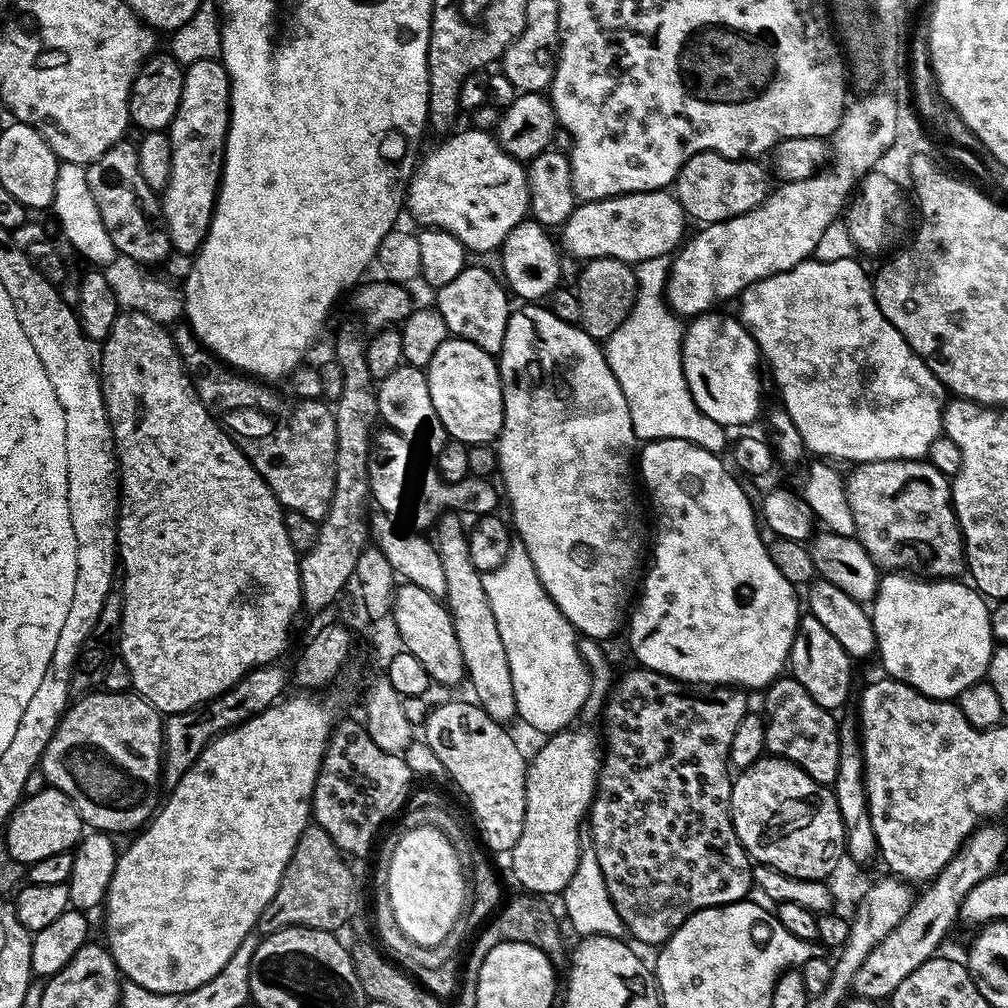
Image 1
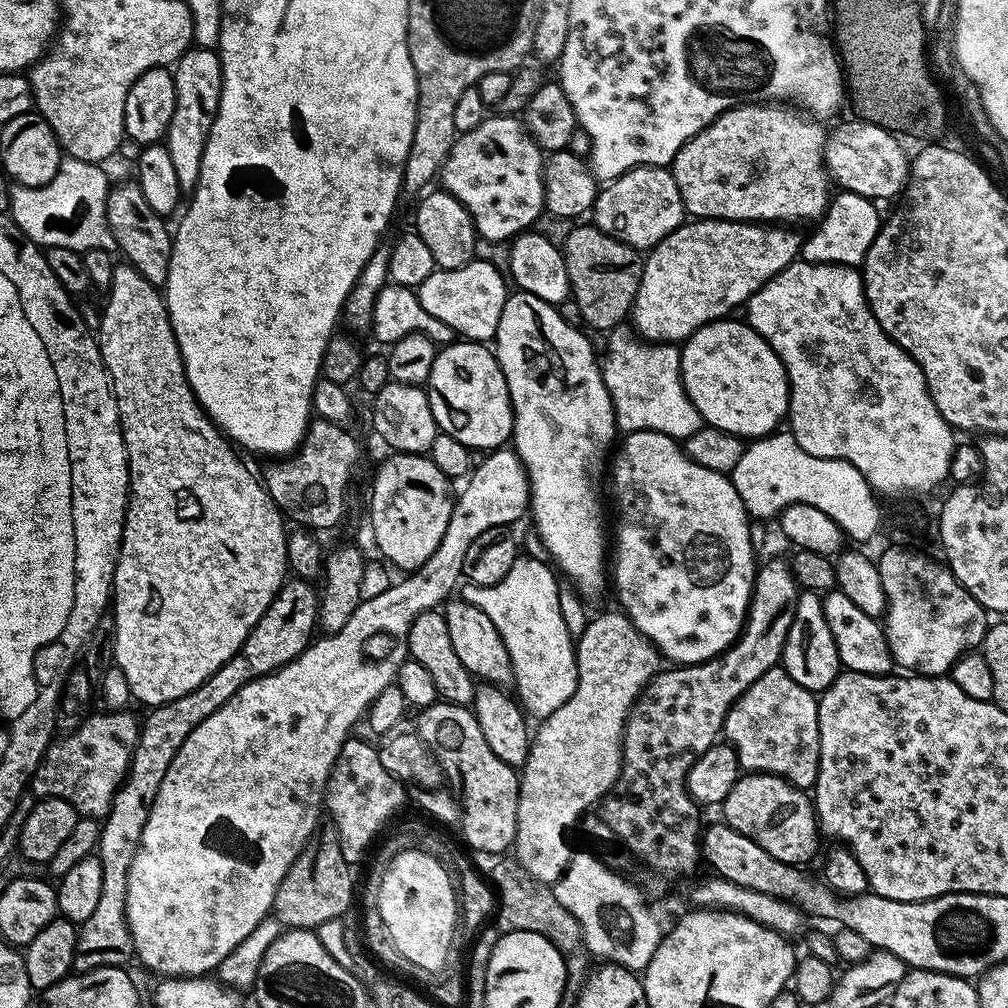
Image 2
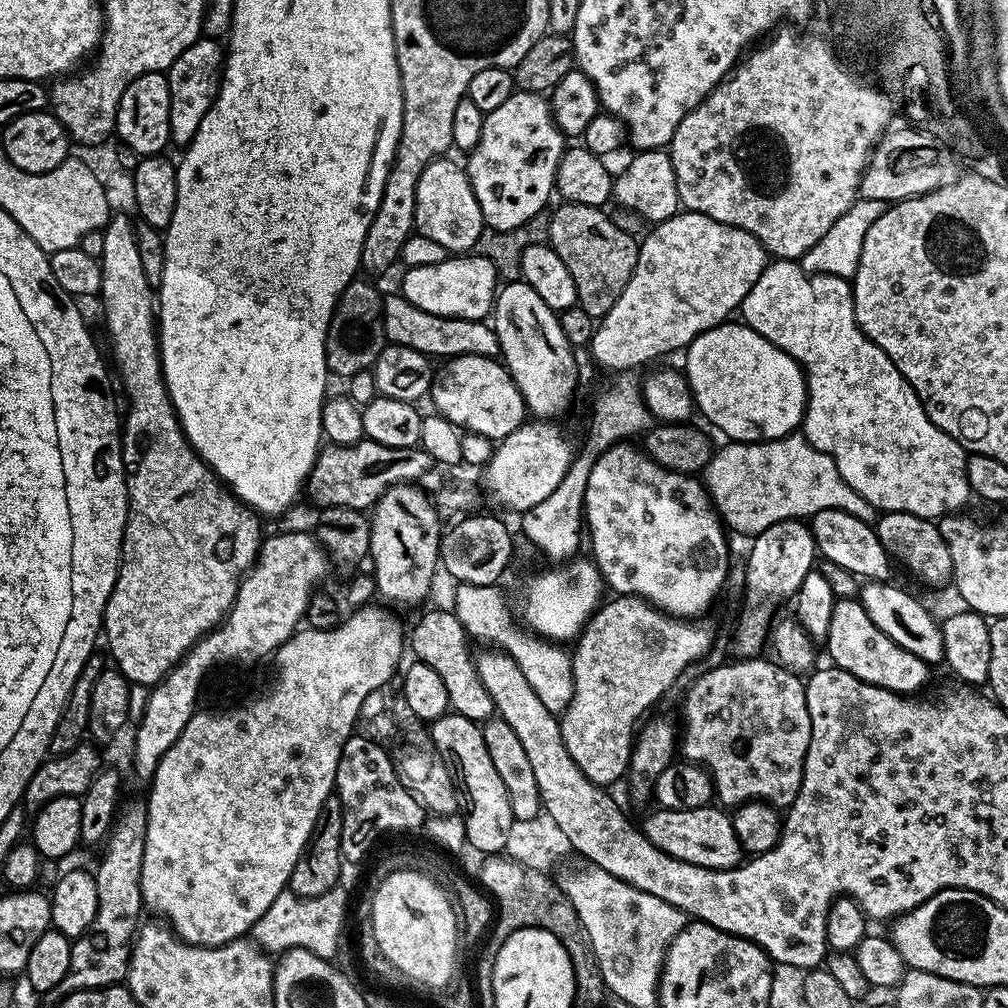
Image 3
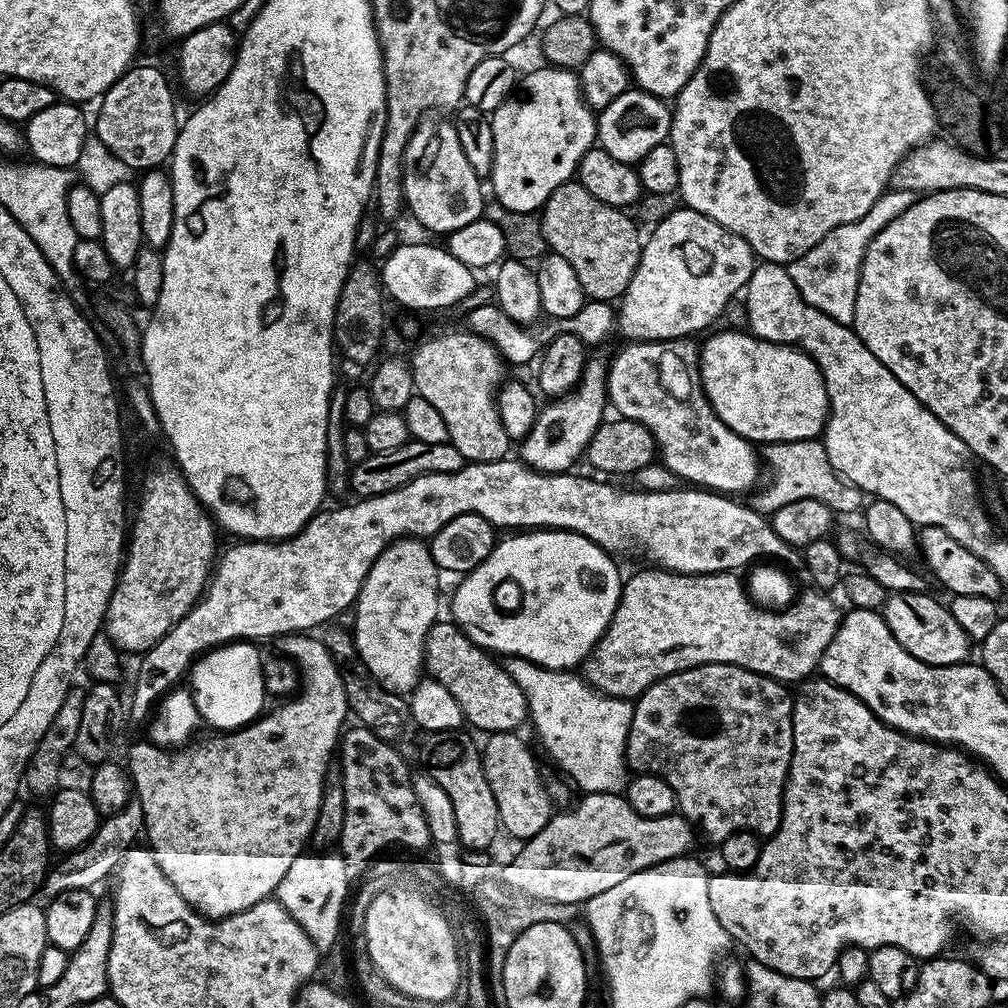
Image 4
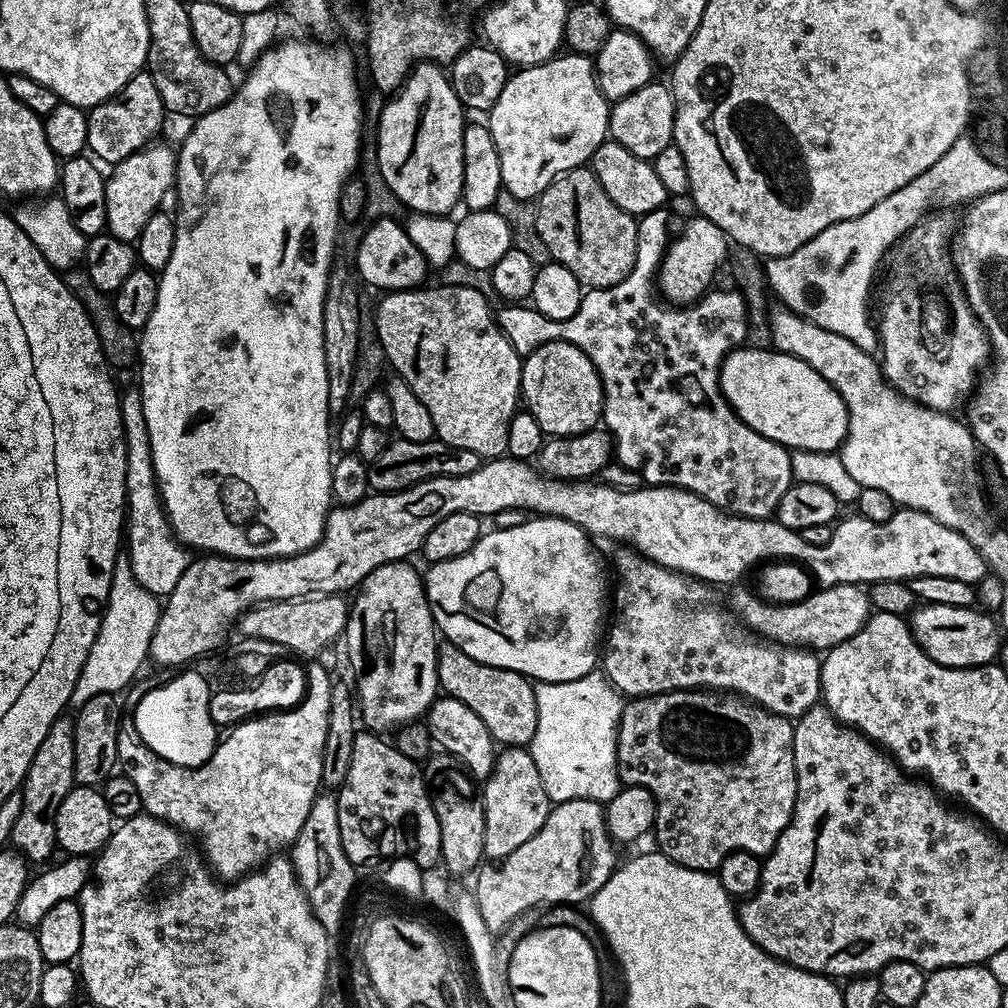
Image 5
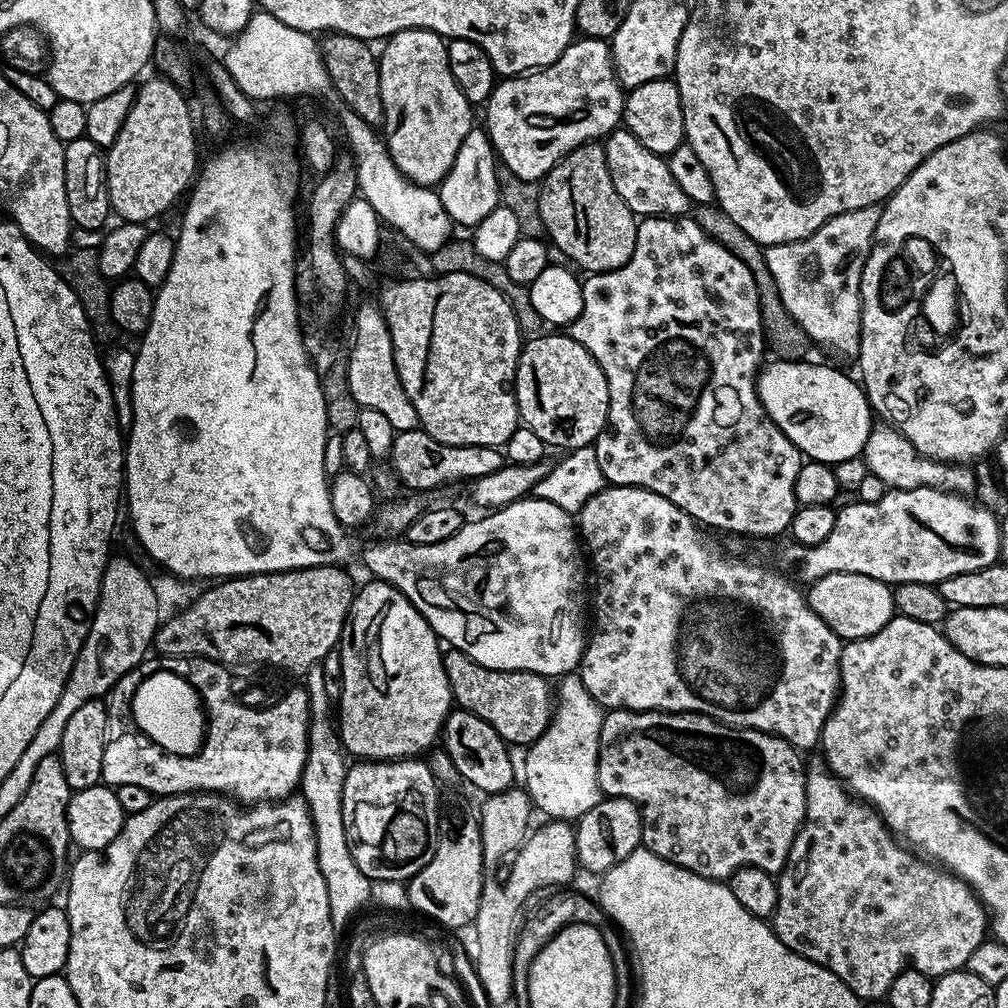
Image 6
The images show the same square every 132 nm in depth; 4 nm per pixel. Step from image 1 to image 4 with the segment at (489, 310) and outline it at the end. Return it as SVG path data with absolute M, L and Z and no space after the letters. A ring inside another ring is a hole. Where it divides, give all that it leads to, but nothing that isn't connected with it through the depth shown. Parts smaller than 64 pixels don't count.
M400 244L388 257L384 260L384 265L379 265L378 268L379 283L382 285L383 291L389 296L392 295L398 303L404 308L452 308L455 309L463 300L474 291L478 285L478 279L476 279L477 273L471 268L467 268L462 262L458 262L458 258L454 258L454 254L450 254L447 247L441 246L440 248L436 244Z

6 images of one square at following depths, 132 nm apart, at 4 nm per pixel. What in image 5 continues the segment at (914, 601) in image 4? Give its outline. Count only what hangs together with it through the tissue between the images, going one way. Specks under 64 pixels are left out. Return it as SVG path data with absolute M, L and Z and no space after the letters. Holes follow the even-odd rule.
M921 603L911 613L912 636L934 662L947 668L979 668L999 657L1002 629L989 613L975 607L959 608L941 604Z

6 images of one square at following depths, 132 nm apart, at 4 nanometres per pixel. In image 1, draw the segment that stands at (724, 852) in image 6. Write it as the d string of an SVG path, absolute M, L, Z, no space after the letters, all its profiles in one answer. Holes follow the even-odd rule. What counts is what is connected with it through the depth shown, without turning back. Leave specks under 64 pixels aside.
M781 675L780 679L772 681L768 685L764 696L764 747L773 756L780 756L784 760L789 760L797 764L814 782L835 785L836 775L838 774L838 758L840 757L840 726L835 716L829 709L818 706L814 698L798 681L793 680L791 675Z

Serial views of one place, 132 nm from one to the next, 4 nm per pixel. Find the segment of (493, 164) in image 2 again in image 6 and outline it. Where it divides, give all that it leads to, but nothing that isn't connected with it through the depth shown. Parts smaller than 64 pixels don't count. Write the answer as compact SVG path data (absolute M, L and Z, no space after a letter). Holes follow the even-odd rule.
M576 38L554 63L523 76L509 76L497 83L486 105L486 131L503 167L518 174L518 178L540 182L568 152L580 144L607 137L608 133L621 123L625 99L626 92L616 77L609 41Z

